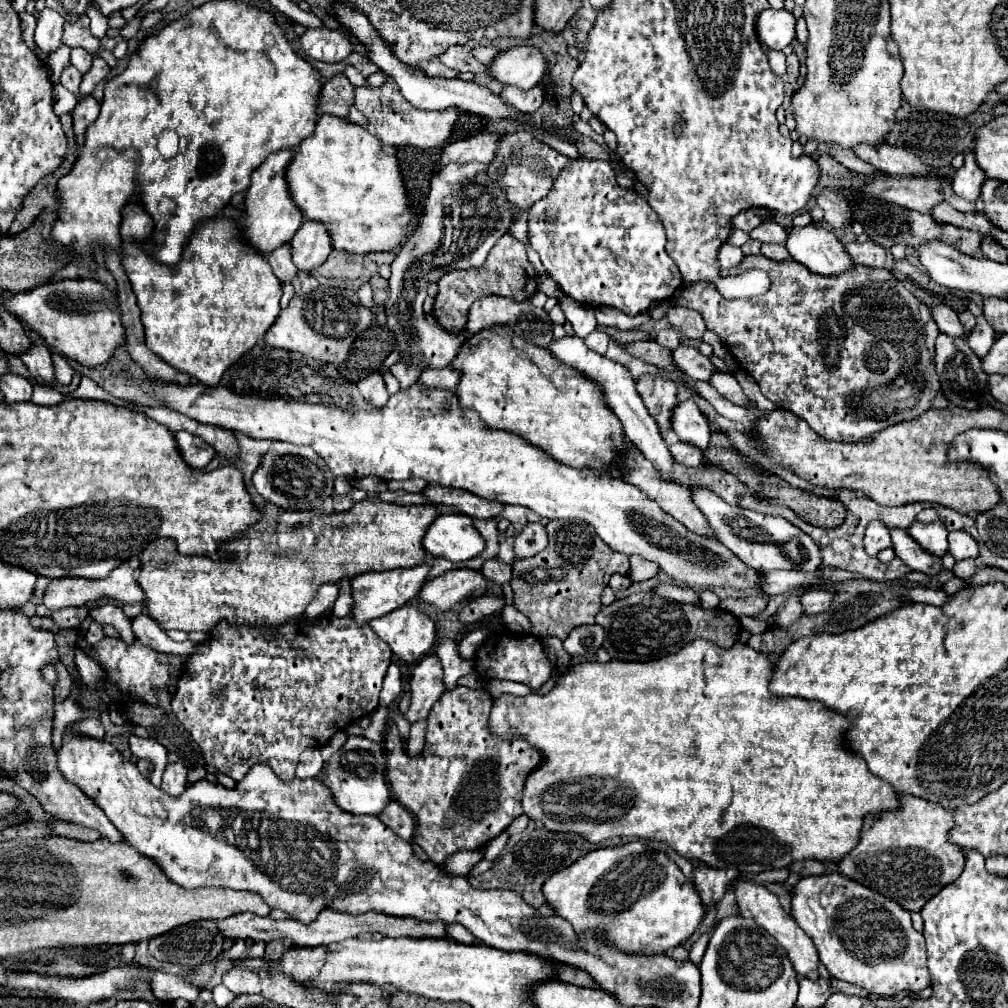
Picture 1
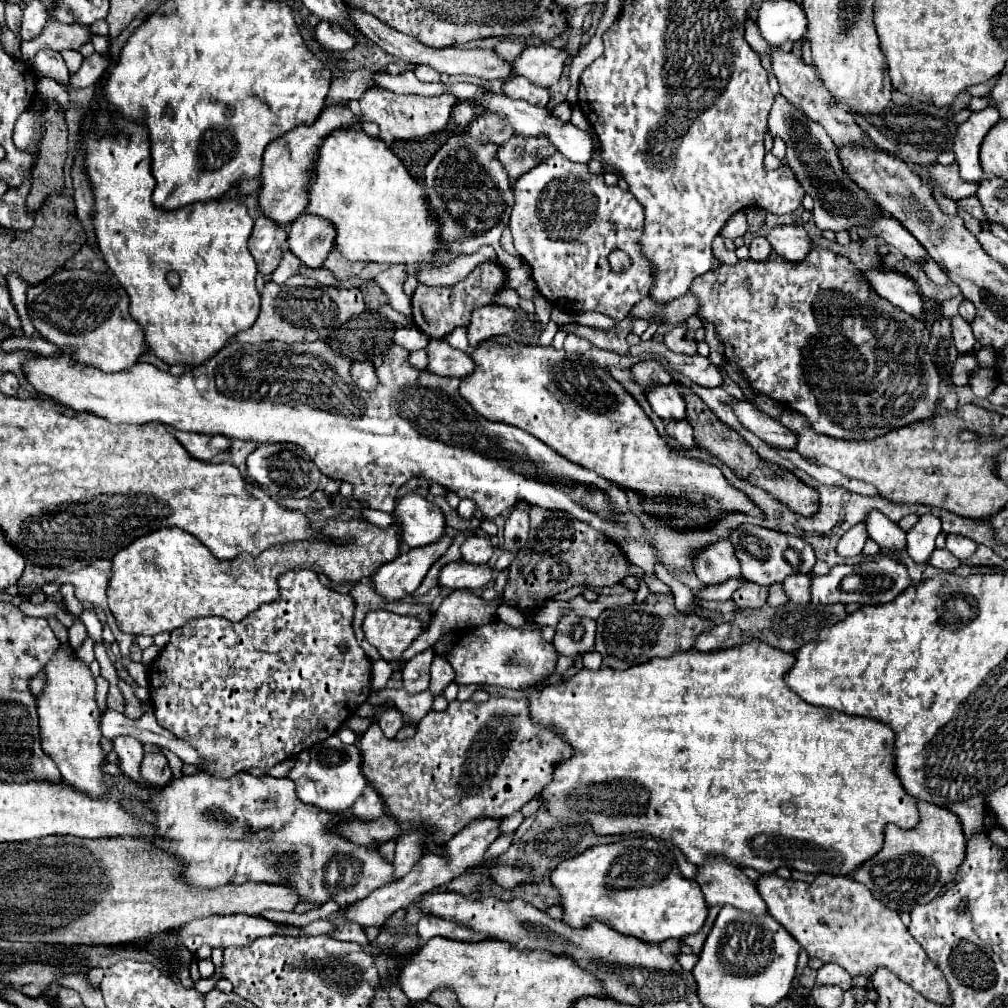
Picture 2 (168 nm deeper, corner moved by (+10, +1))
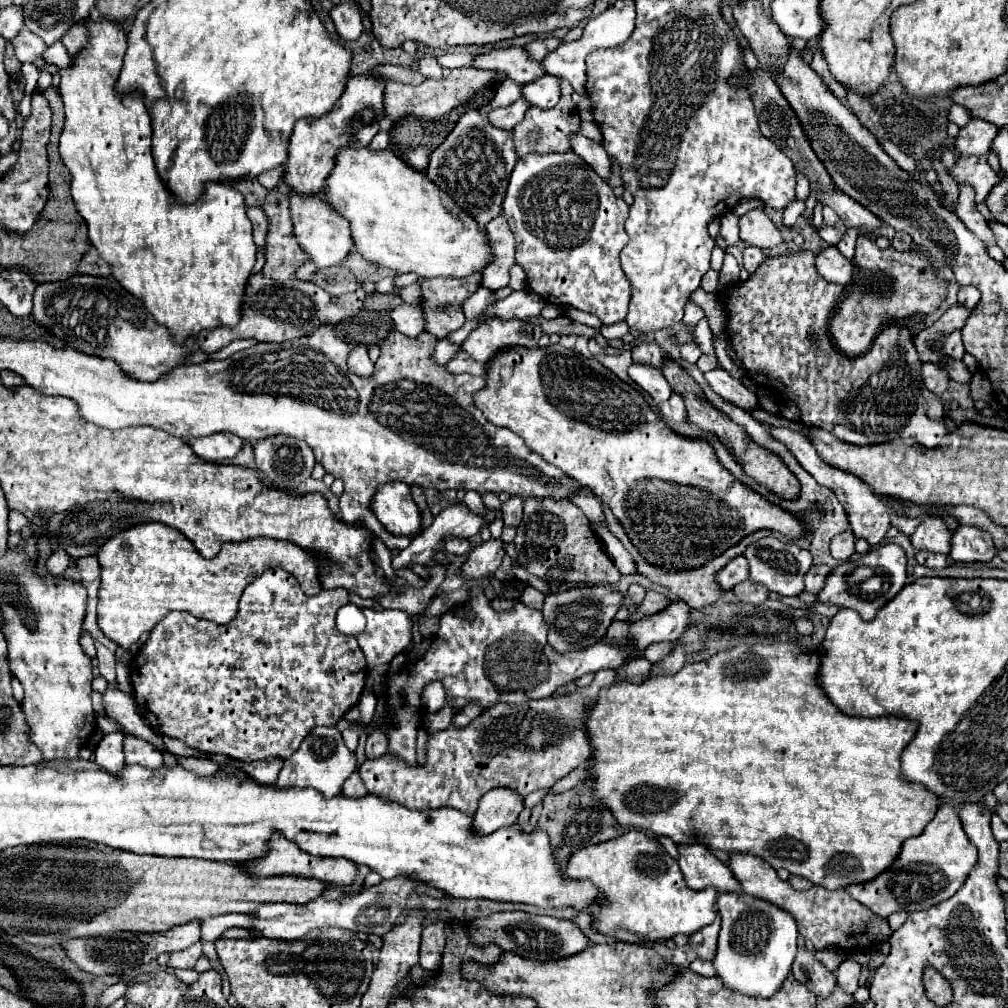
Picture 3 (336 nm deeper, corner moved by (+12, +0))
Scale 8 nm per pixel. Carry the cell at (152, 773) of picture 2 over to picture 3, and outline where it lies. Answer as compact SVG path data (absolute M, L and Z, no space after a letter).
M126 734L124 736L124 760L126 764L140 764L140 766L146 766L146 768L160 768L164 762L162 762L162 752L152 746L150 742L138 738L138 736L130 736Z

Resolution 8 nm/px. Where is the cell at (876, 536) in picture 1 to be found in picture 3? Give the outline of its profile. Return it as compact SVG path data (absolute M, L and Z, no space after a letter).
M850 530L838 534L832 542L830 542L830 554L838 560L848 560L854 554L854 534Z

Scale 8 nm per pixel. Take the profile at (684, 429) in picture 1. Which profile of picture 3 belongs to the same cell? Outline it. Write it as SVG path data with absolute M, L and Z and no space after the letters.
M630 364L628 368L628 376L638 384L642 386L656 404L662 404L670 398L672 394L672 388L670 384L666 382L666 378L662 376L662 372L658 368L648 368L644 364Z

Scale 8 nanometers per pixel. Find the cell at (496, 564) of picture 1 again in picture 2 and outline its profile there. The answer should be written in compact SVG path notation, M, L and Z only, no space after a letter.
M470 537L466 539L466 543L462 545L462 557L464 561L468 563L488 563L490 557L492 557L494 549L492 549L492 543L488 537Z

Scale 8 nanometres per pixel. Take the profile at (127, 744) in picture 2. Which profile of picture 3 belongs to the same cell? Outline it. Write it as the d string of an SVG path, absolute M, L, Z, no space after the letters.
M120 732L106 734L100 744L96 746L96 764L106 768L108 772L118 772L124 766L124 752L122 752L124 736Z

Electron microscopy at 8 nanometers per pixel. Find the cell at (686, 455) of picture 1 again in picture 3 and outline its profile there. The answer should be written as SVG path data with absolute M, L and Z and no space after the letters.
M674 392L674 394L670 396L670 400L668 400L668 404L662 404L662 406L660 406L660 414L662 414L662 418L664 418L666 422L670 422L670 424L676 424L676 422L686 420L686 408L684 408L682 396Z

